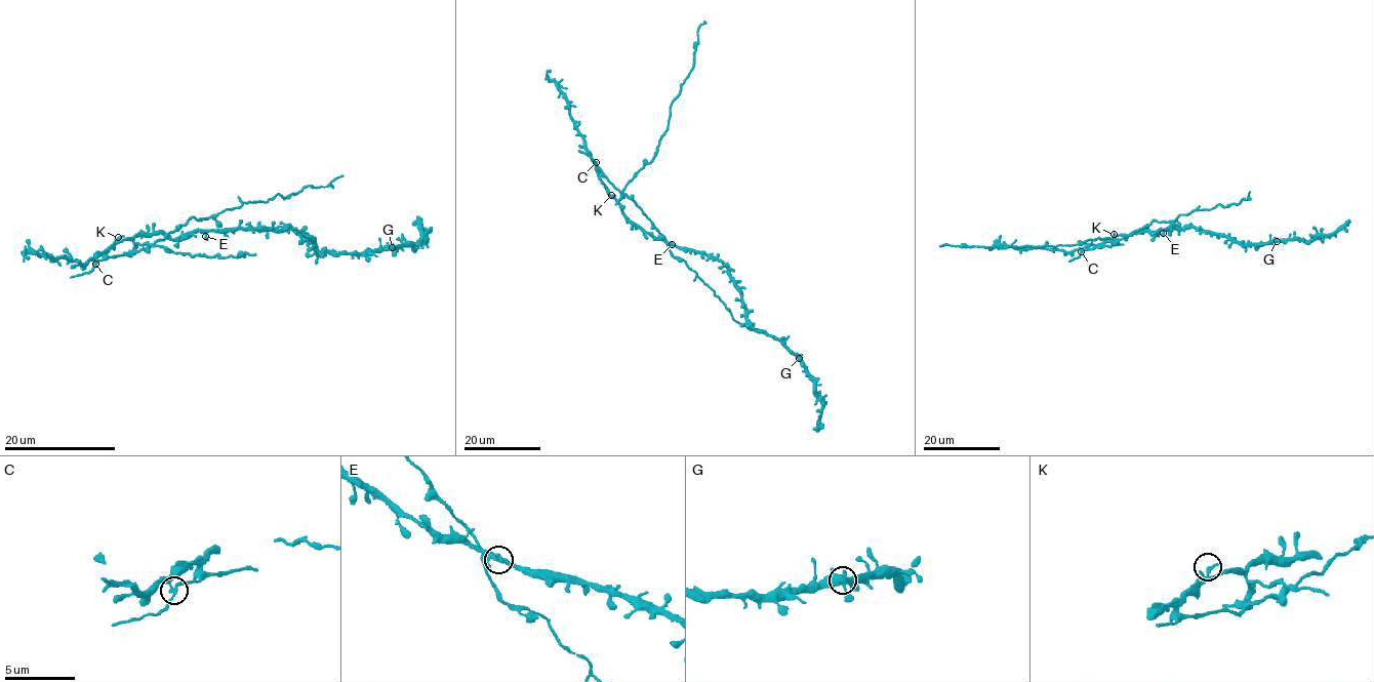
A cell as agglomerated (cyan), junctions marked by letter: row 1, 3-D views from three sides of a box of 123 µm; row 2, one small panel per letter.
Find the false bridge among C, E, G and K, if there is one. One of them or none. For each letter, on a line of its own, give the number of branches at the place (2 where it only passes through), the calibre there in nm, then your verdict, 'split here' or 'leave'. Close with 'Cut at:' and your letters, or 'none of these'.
C: 4 branches meet; 200 nm thick; split here
E: 3 branches meet; 280 nm thick; leave
G: 4 branches meet; 460 nm thick; leave
K: 3 branches meet; 160 nm thick; leave
Cut at: C

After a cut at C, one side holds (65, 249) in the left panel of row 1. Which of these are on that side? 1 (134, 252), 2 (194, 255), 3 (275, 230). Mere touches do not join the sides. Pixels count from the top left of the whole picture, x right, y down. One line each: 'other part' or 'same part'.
1: other part
2: other part
3: same part

